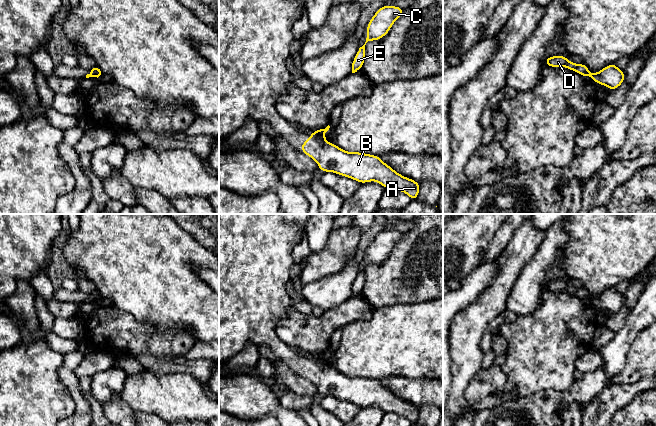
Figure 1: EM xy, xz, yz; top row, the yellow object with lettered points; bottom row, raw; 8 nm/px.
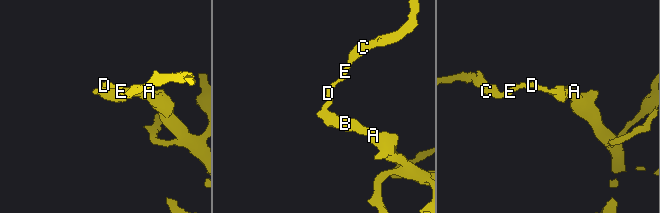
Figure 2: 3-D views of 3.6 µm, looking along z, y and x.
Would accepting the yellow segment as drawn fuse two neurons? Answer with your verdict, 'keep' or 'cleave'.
cleave

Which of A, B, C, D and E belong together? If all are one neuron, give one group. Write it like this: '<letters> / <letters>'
A B / C D E

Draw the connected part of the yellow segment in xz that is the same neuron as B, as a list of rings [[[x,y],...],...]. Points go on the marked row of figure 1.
[[[313,133],[300,148],[317,162],[322,172],[333,172],[359,183],[377,181],[384,188],[394,188],[406,193],[412,201],[415,201],[419,194],[421,186],[419,183],[397,173],[379,156],[344,151],[329,143],[324,137]]]

